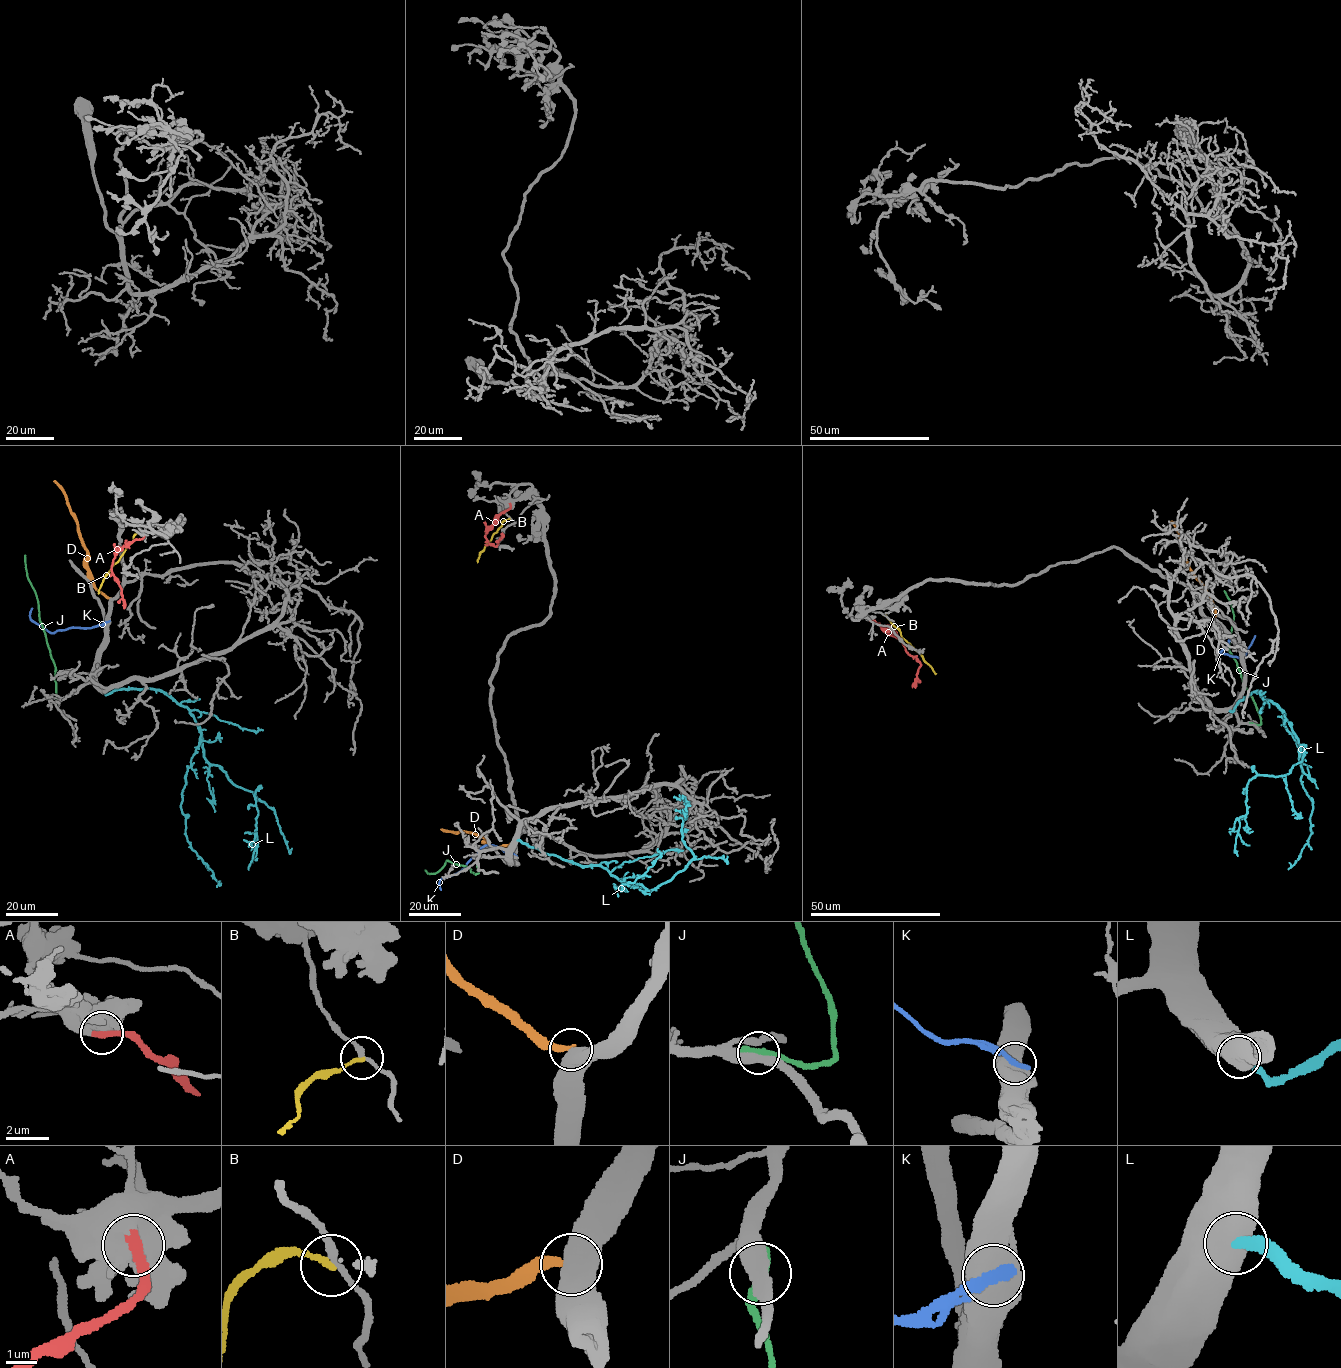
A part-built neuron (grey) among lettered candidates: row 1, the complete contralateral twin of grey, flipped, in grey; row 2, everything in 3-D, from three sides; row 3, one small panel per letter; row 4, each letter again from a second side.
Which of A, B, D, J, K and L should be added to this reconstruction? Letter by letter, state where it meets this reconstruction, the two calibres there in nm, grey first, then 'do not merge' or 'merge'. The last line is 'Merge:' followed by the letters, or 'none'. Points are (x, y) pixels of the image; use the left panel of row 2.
A: (143, 535) | 700/380 nm | merge
B: (142, 533) | 220/160 nm | do not merge
D: (110, 598) | 550/280 nm | do not merge
J: (59, 700) | 460/320 nm | do not merge
K: (108, 621) | 700/360 nm | do not merge
L: (102, 691) | 800/300 nm | do not merge
Merge: A

